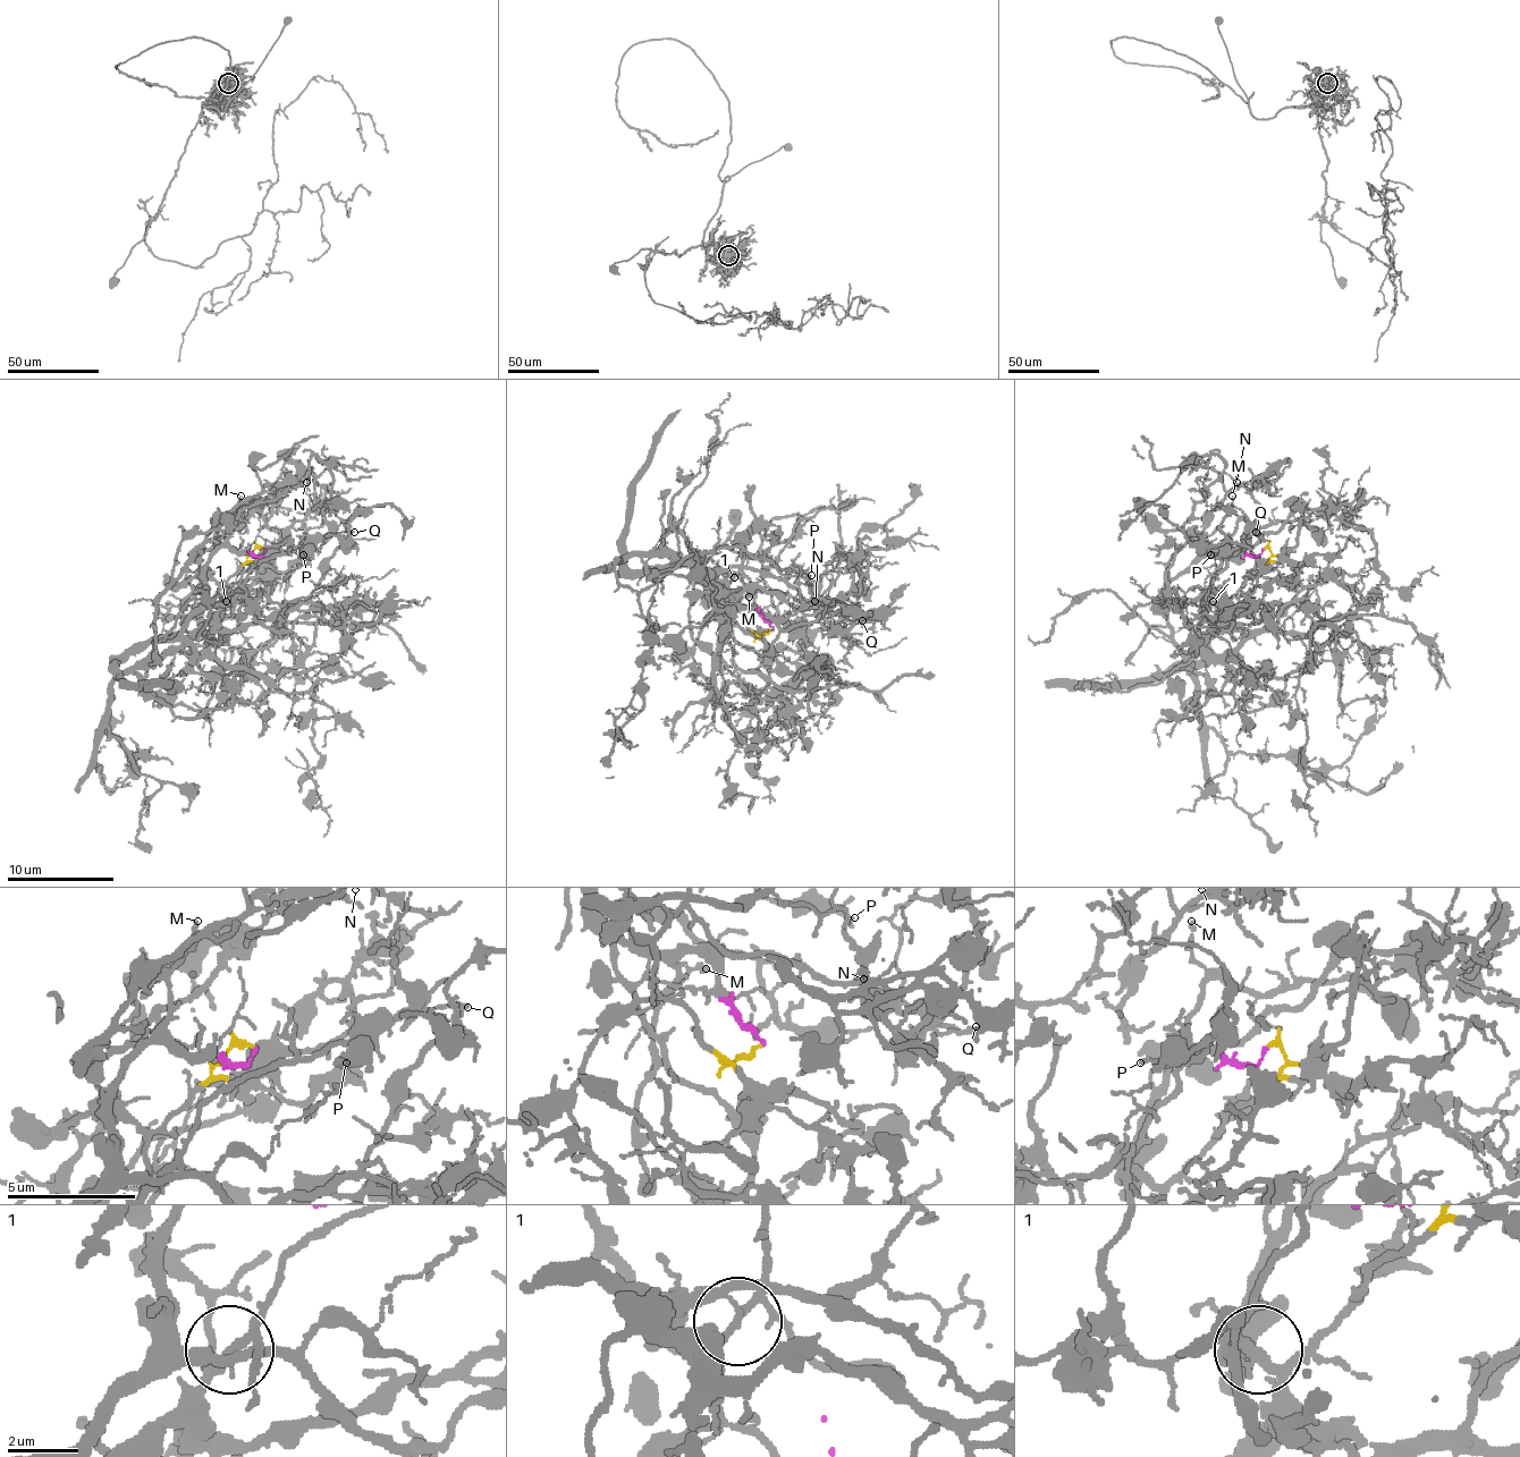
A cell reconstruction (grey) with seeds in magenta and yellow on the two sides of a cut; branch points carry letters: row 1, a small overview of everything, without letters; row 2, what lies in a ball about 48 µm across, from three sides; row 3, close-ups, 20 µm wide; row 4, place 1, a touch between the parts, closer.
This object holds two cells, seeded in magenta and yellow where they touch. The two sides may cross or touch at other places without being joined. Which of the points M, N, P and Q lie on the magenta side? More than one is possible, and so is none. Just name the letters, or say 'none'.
M

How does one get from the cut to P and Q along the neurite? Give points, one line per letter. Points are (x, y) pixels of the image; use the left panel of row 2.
P: (263, 548), (250, 556), (220, 587), (220, 607), (252, 564), (298, 548), (306, 548), (298, 553), (303, 556)
Q: (263, 548), (250, 556), (220, 587), (220, 607), (252, 564), (309, 548), (330, 532), (354, 532)

